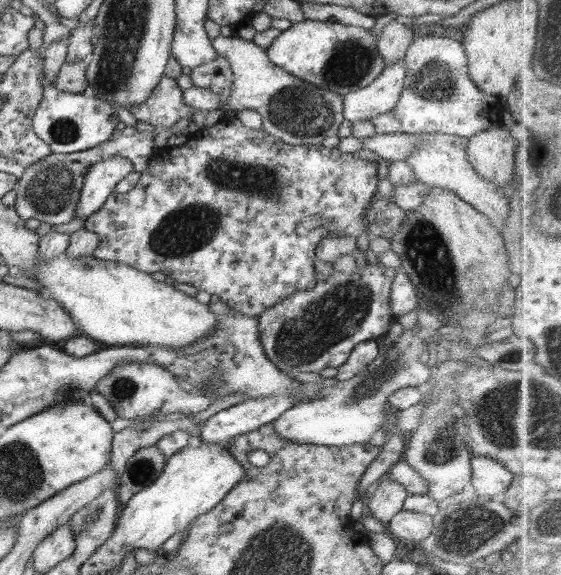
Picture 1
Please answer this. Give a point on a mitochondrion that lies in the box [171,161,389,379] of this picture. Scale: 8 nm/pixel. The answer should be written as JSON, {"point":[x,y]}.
{"point":[338,312]}

